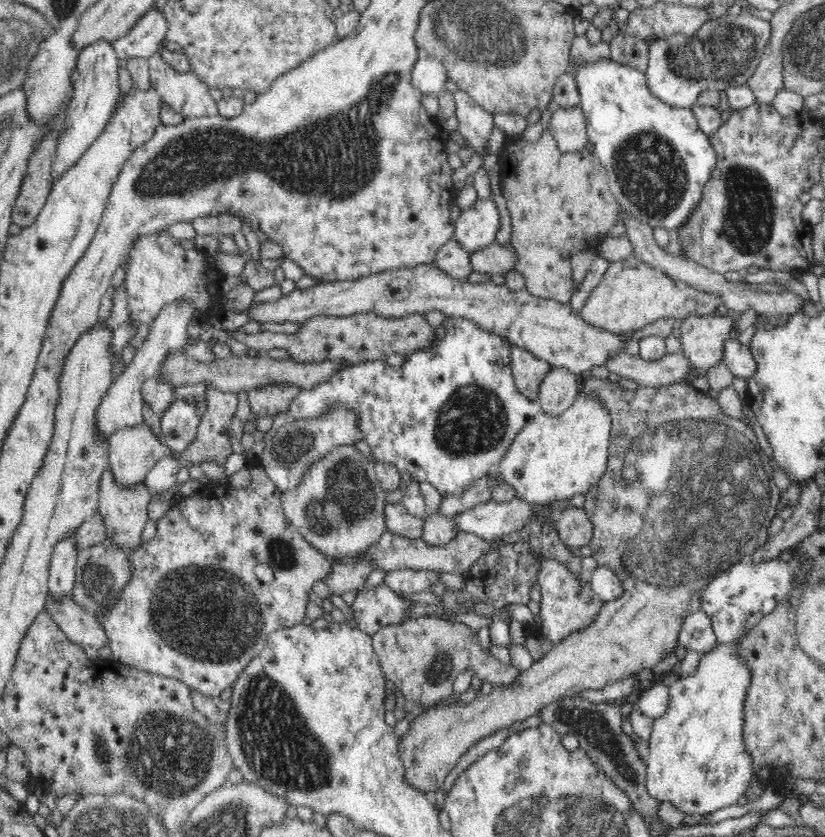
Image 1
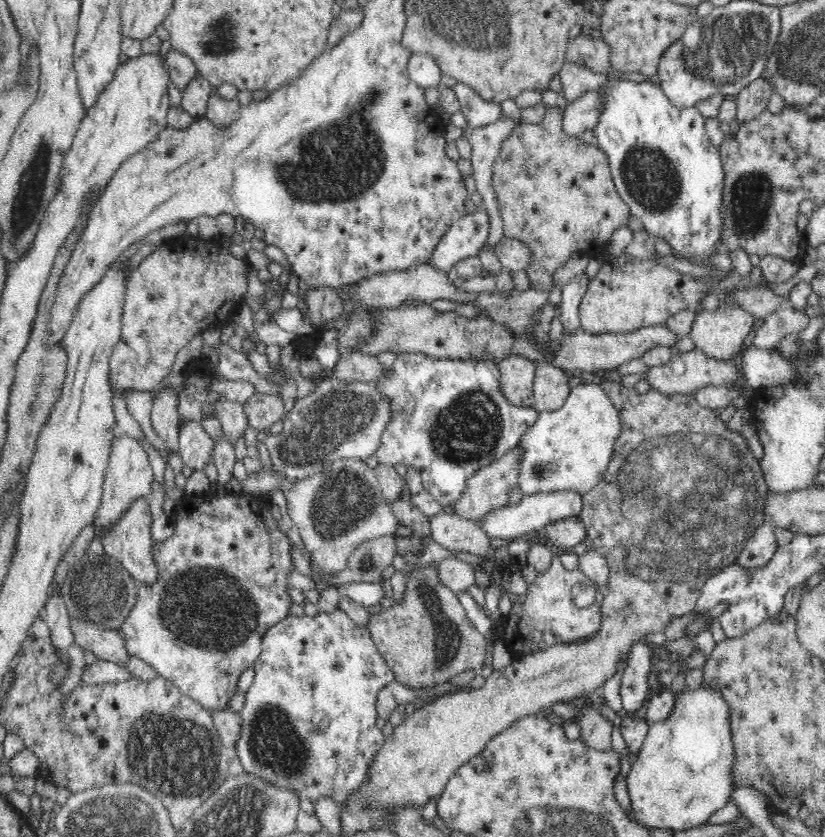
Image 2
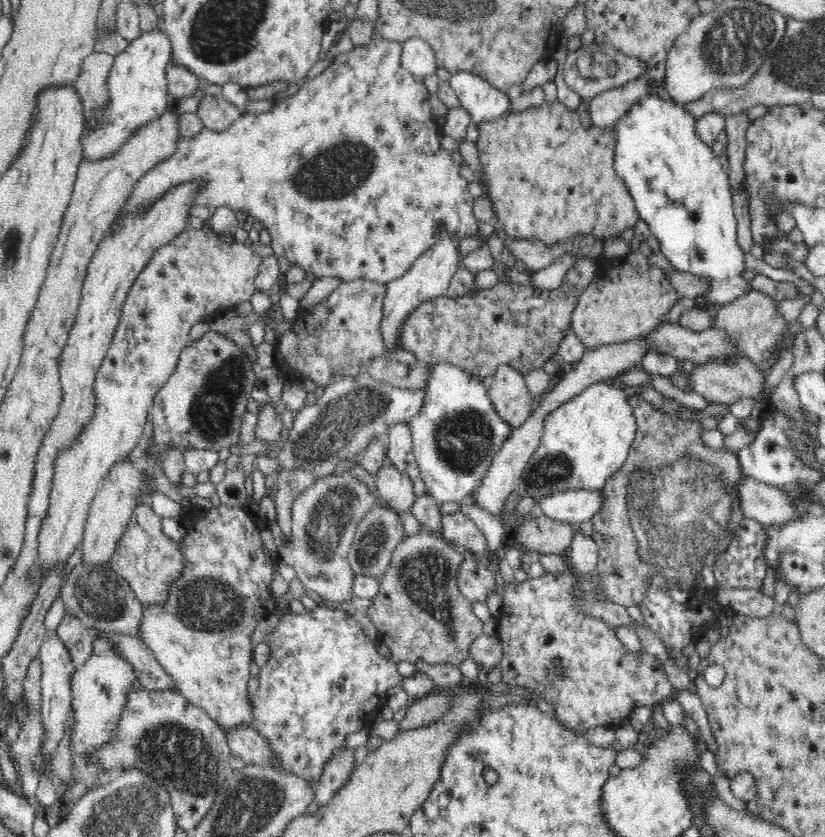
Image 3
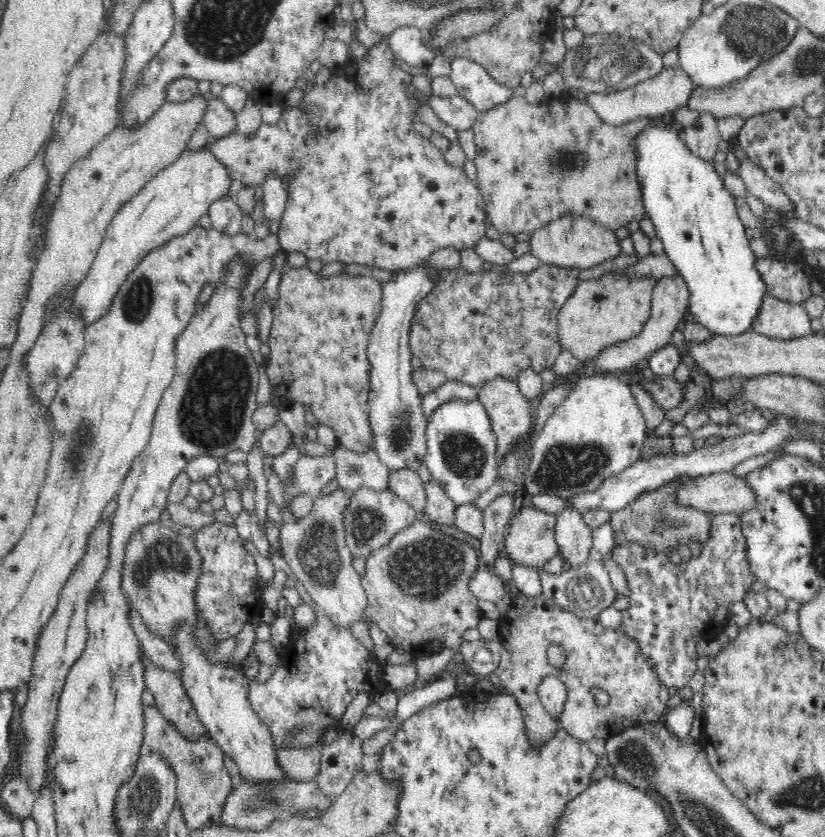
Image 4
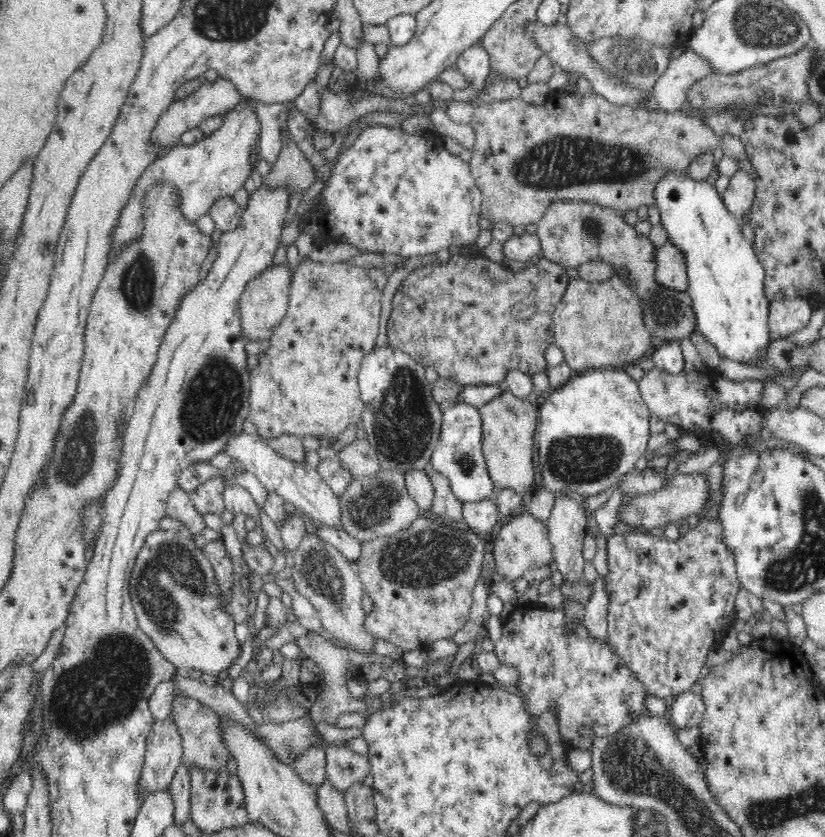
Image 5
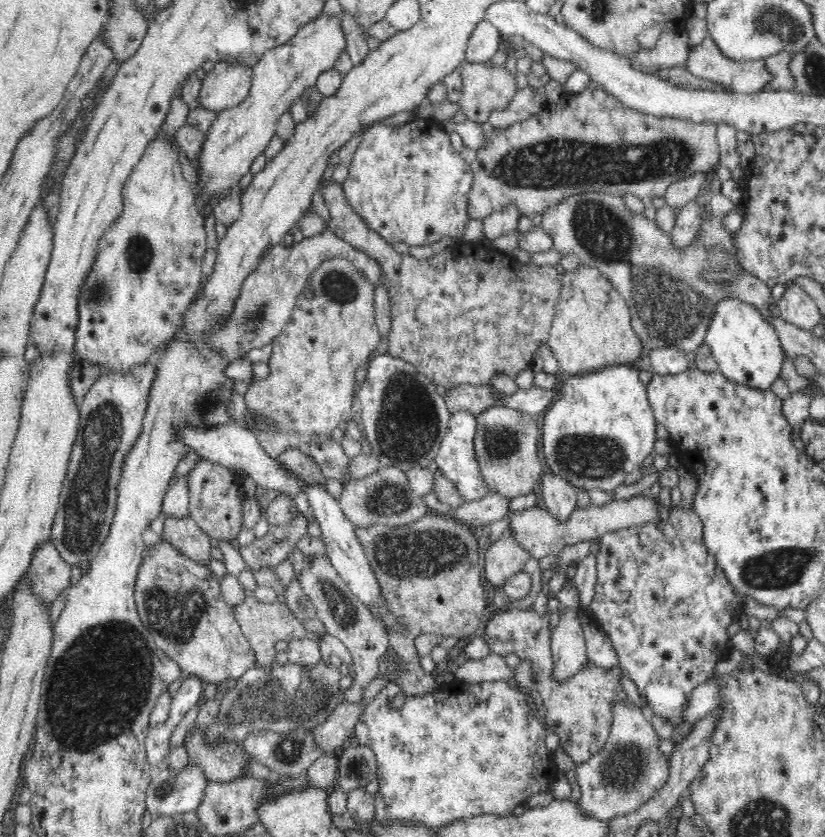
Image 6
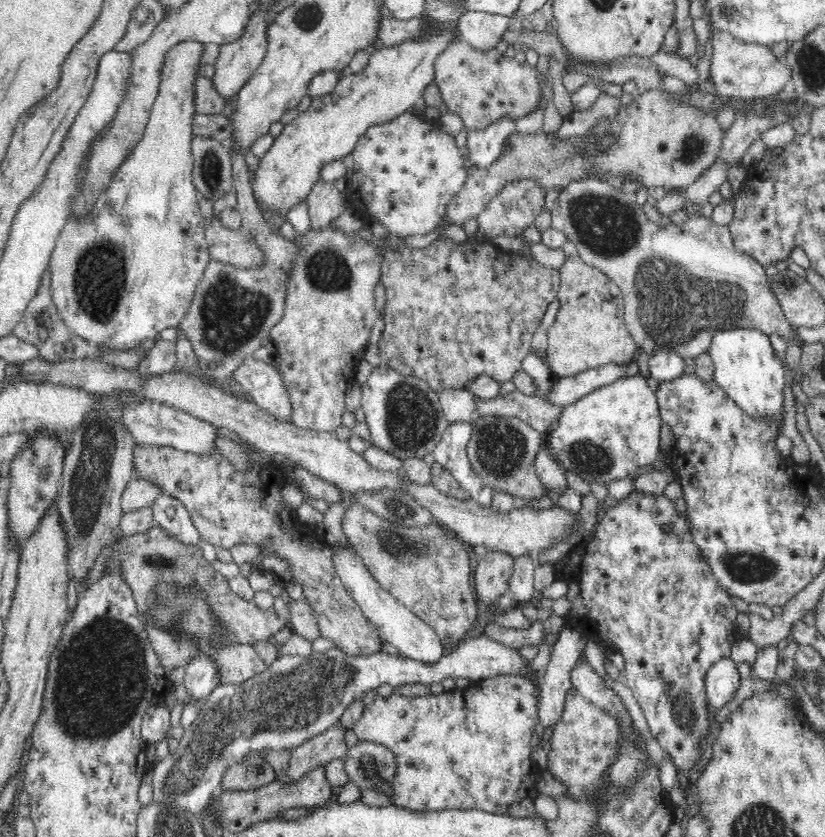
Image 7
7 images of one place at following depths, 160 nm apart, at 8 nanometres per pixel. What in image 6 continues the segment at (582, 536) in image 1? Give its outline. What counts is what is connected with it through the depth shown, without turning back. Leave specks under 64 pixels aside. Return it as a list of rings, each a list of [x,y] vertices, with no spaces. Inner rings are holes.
[[[511,527],[494,540],[486,550],[484,574],[490,584],[502,587],[506,578],[524,570],[531,554],[520,546]]]

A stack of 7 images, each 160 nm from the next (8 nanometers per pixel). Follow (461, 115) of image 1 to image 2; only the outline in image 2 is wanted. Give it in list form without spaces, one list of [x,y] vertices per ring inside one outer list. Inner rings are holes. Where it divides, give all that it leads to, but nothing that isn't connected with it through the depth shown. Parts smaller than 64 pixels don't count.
[[[457,82],[452,89],[466,119],[467,130],[483,127],[500,120],[499,104],[493,101],[485,101],[475,89],[464,83]]]

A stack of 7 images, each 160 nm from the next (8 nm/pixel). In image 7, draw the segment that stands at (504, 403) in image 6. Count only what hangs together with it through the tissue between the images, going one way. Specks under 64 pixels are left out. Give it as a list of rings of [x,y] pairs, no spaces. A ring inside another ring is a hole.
[[[634,360],[629,364],[607,364],[588,368],[586,371],[580,372],[579,375],[556,377],[543,398],[550,401],[552,405],[562,408],[576,402],[578,398],[590,394],[604,384],[612,384],[620,376],[634,376],[634,374],[638,376],[638,367],[639,365]]]

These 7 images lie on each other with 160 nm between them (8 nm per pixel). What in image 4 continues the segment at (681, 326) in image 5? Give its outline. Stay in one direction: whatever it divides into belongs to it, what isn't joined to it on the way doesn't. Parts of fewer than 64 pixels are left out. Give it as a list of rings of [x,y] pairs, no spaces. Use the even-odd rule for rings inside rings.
[[[565,214],[560,220],[538,228],[530,235],[530,253],[540,261],[540,265],[575,267],[578,270],[590,269],[622,253],[614,232],[585,217]]]

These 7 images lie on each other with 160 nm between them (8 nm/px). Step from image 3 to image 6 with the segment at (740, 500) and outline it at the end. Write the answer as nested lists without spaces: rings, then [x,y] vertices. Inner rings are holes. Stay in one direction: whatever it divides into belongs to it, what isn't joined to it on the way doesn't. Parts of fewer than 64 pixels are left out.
[[[635,495],[625,500],[612,500],[603,505],[591,504],[586,509],[576,507],[567,521],[561,521],[539,505],[522,511],[514,511],[509,526],[520,546],[525,548],[532,557],[539,559],[547,554],[556,554],[564,550],[568,544],[576,544],[582,540],[592,541],[617,529],[643,525],[645,521],[660,520],[660,510],[663,507],[659,497]]]

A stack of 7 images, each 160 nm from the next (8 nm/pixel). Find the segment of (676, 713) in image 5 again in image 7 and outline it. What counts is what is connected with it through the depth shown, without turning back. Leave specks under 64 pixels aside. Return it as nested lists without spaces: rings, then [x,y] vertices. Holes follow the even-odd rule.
[[[724,657],[713,664],[705,677],[708,704],[714,710],[728,704],[739,689],[740,681],[737,664],[729,657]]]

